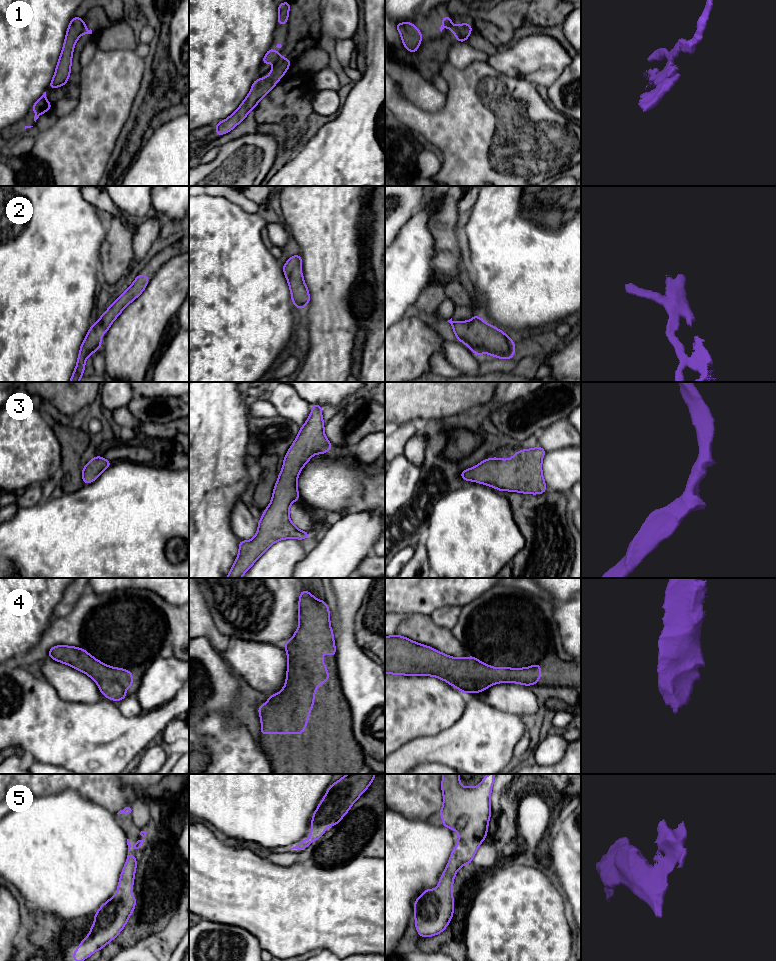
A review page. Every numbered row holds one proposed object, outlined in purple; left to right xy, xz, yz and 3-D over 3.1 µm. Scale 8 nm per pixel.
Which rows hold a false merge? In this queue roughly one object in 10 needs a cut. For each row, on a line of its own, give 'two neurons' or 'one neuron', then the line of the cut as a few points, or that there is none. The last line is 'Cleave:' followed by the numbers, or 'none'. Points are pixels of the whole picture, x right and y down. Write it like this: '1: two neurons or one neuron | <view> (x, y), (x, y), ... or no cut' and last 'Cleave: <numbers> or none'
1: two neurons | xz (282, 57), (277, 63)
2: one neuron | no cut
3: one neuron | no cut
4: one neuron | no cut
5: one neuron | no cut
Cleave: 1

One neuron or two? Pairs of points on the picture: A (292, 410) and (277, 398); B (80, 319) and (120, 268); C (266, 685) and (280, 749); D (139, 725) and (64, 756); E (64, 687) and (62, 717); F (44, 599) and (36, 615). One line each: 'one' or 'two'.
A: one
B: two
C: two
D: one
E: two
F: one

